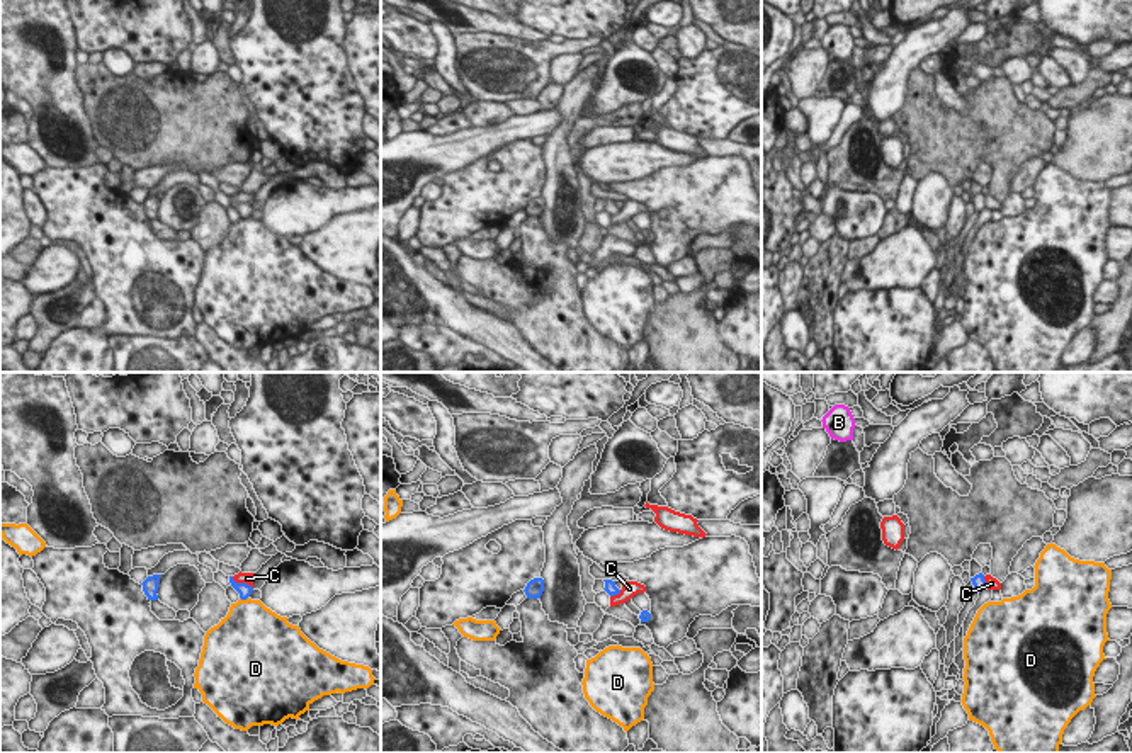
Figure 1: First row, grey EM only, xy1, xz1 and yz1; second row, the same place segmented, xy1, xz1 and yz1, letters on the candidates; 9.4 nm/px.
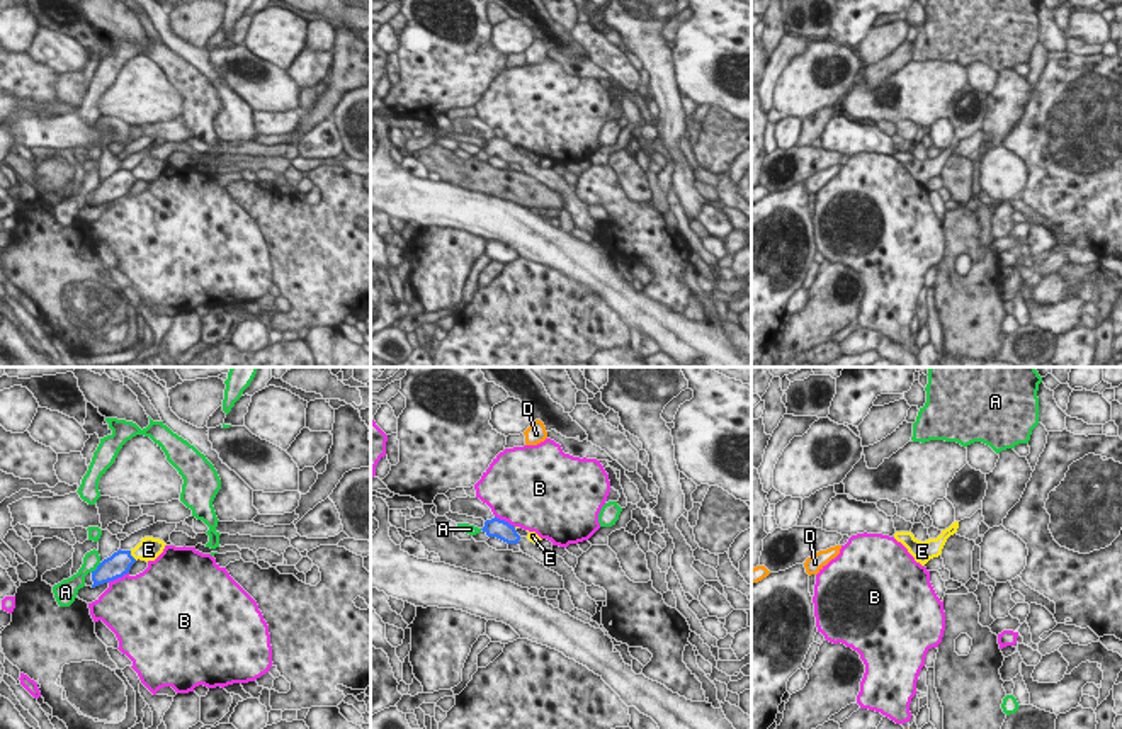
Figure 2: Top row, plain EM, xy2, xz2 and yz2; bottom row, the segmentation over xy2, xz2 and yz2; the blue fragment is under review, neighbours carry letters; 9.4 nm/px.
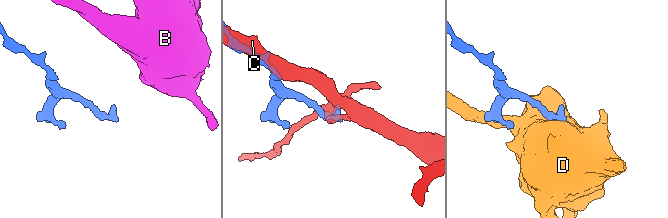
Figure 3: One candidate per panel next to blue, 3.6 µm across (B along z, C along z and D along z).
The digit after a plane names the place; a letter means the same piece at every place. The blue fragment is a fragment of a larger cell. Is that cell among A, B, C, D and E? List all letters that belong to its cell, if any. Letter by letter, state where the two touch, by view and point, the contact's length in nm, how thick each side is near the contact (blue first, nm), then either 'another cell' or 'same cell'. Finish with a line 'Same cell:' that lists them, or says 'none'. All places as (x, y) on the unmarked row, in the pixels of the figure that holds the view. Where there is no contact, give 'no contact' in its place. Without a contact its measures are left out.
A: xy2 (97, 187) | 140 nm | 220/160 nm | another cell
B: xy2 (118, 196) | 240 nm | 220/460 nm | another cell
C: xy1 (242, 203) | 240 nm | 130/100 nm | another cell
D: xy1 (243, 218) | 80 nm | 130/460 nm | another cell
E: xy2 (131, 175) | 120 nm | 220/220 nm | another cell
Same cell: none

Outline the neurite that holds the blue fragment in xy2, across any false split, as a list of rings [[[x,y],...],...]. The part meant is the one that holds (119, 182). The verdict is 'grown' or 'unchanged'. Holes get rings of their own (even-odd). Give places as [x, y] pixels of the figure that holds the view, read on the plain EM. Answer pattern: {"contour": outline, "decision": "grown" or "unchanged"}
{"contour": [[[117,170],[110,177],[104,178],[95,190],[92,190],[92,207],[122,197],[129,192],[136,178],[131,170]]], "decision": "unchanged"}

